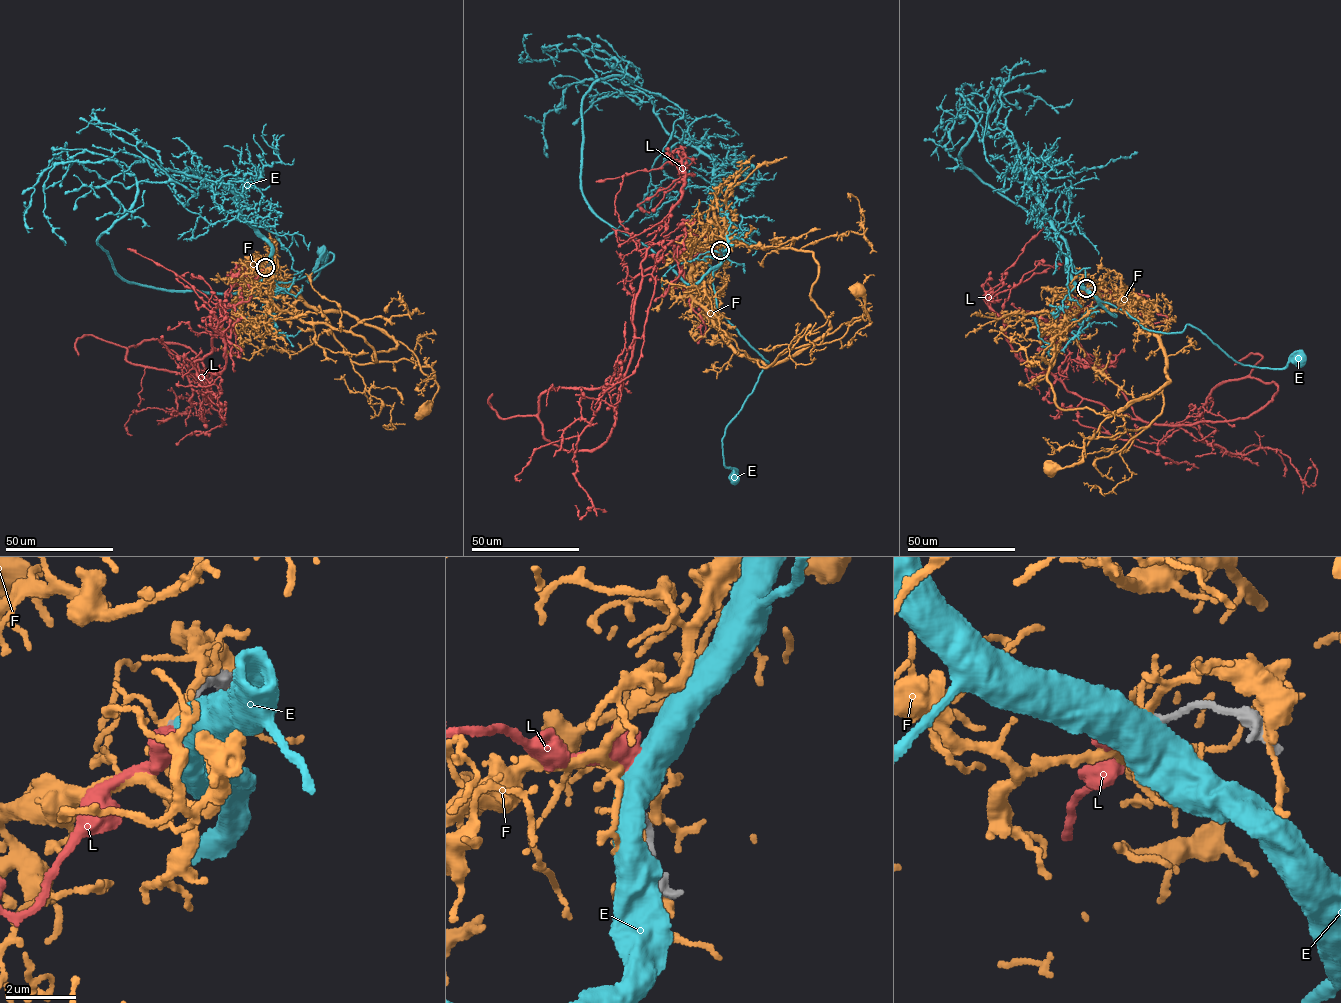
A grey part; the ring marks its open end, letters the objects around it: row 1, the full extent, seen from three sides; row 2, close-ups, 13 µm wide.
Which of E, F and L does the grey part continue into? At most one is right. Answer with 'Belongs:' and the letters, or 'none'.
Belongs: L

